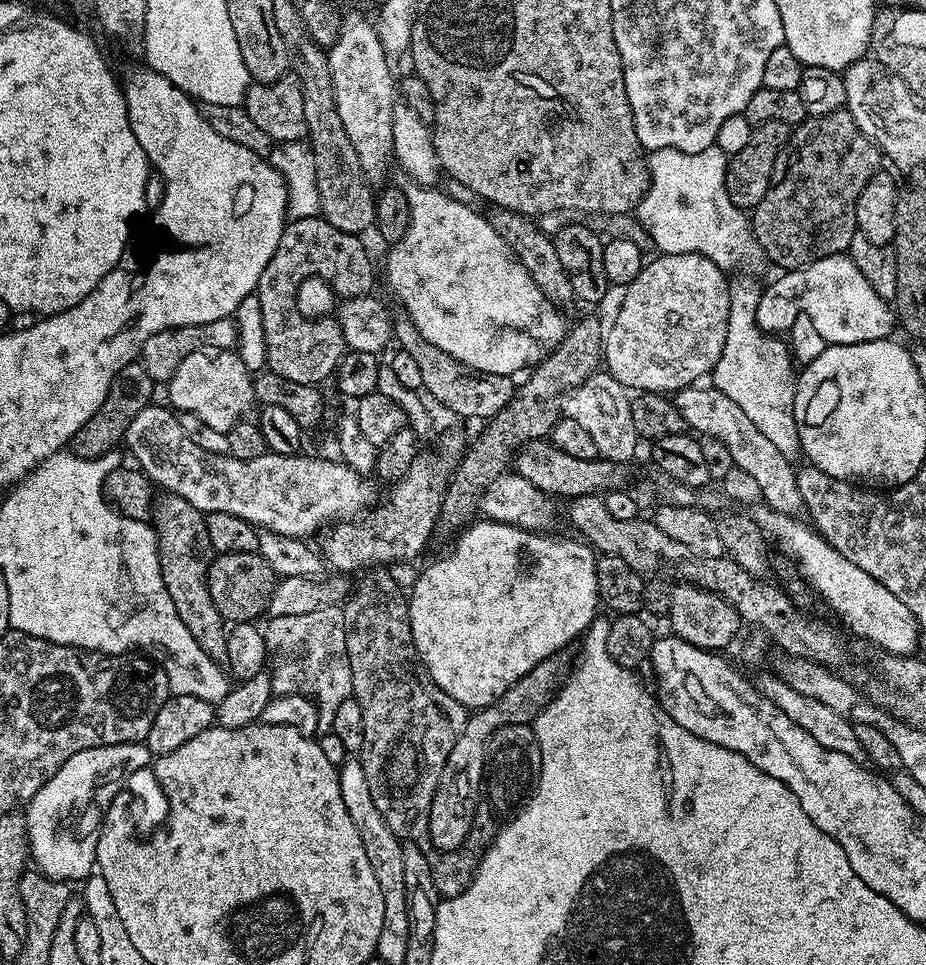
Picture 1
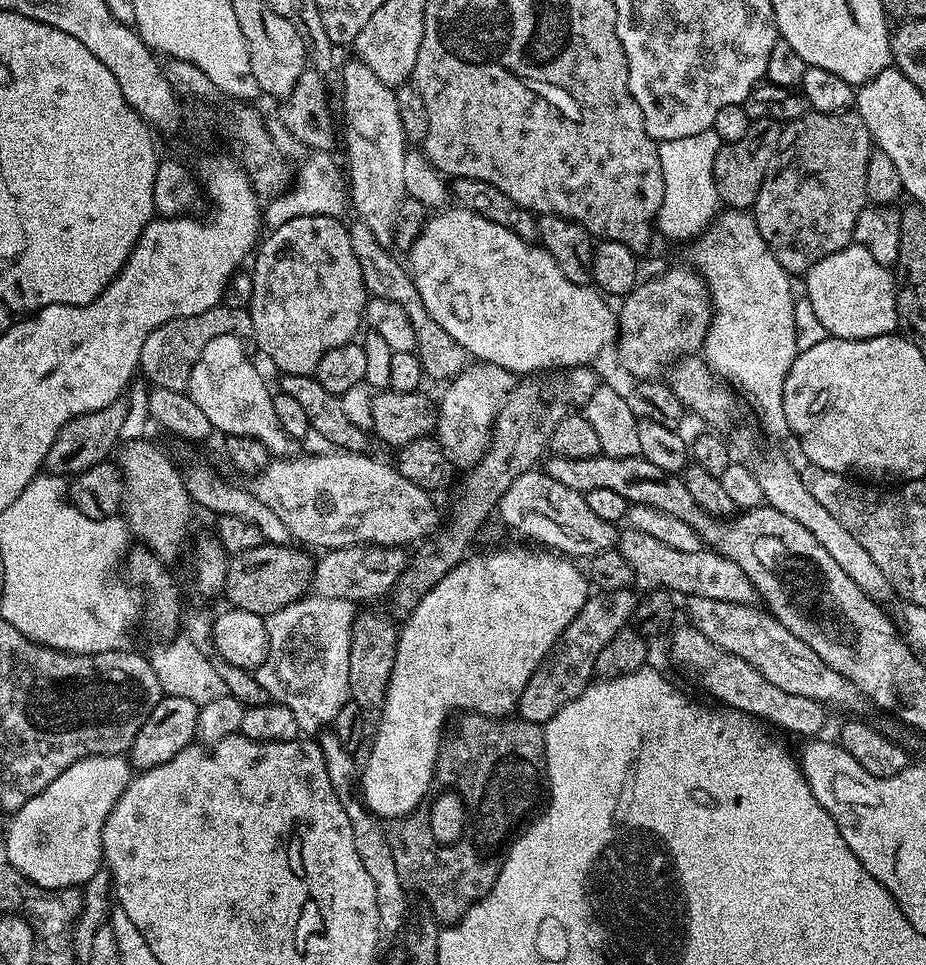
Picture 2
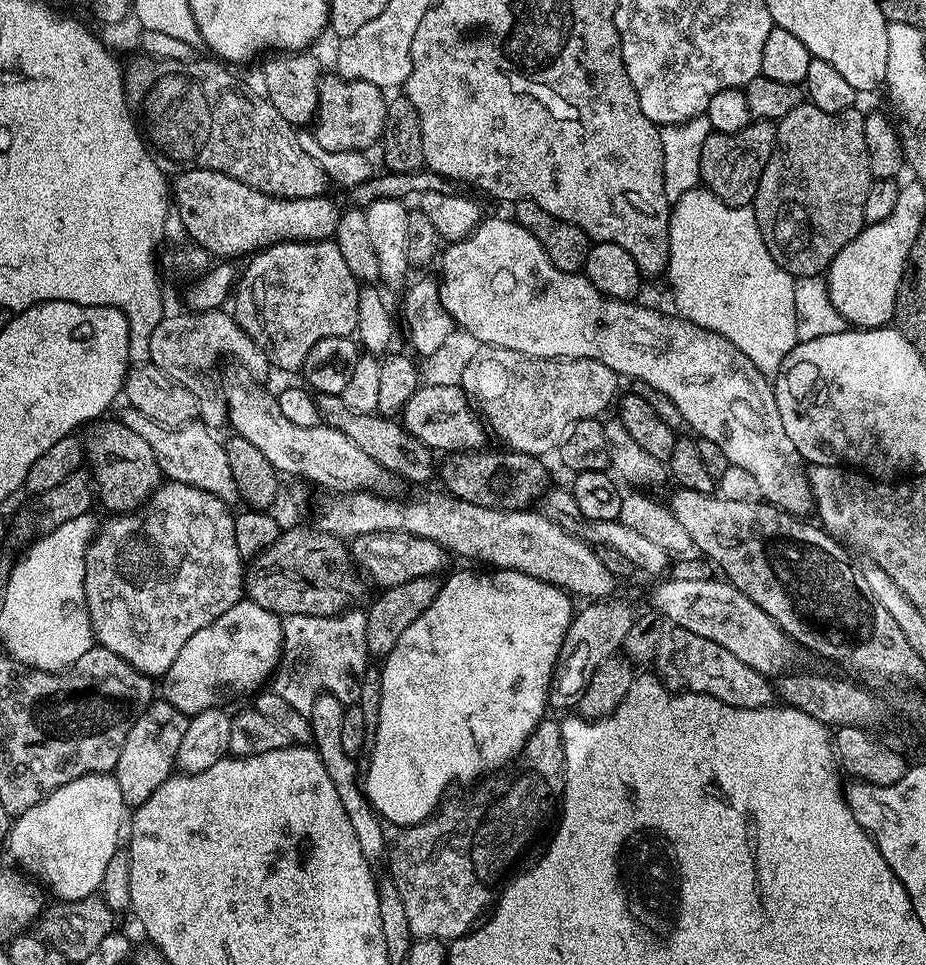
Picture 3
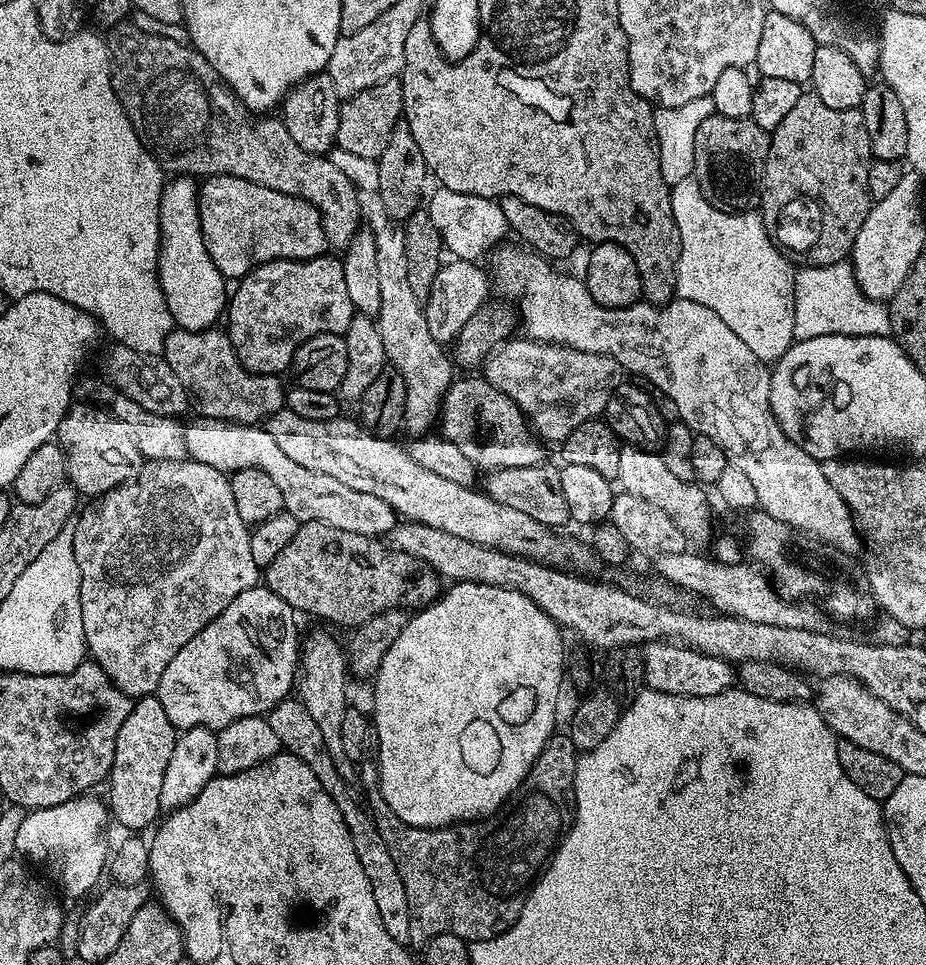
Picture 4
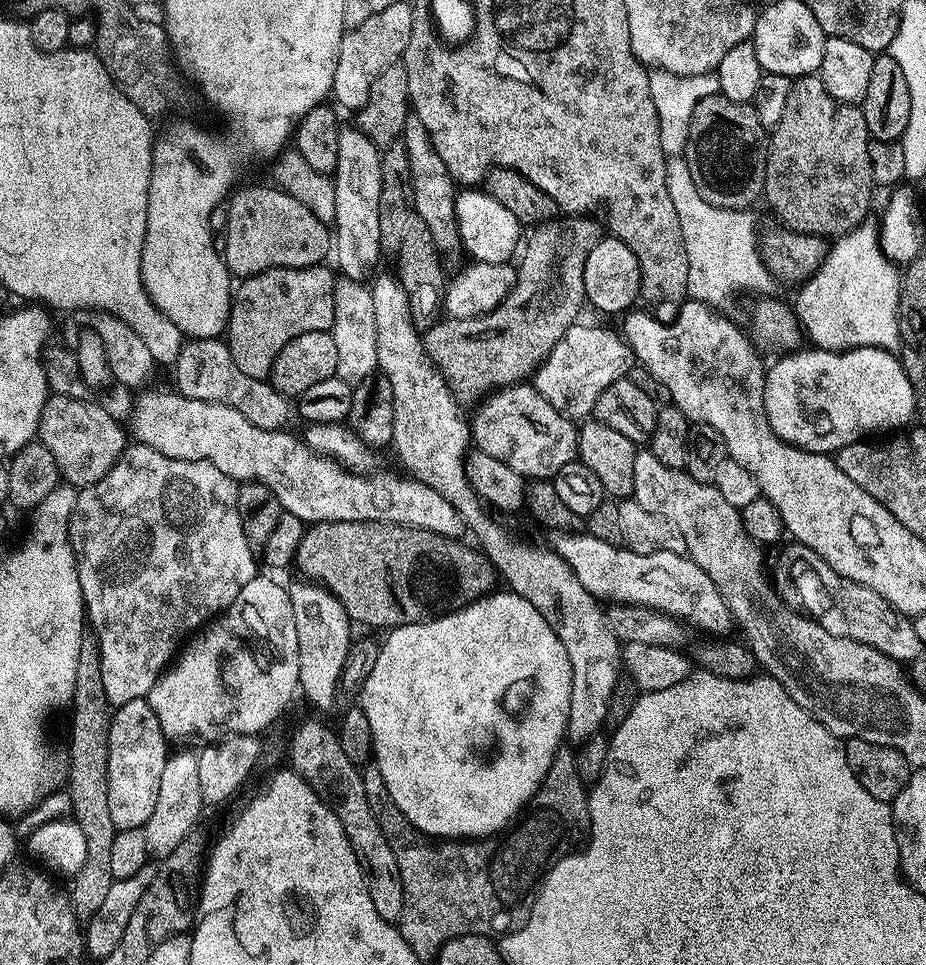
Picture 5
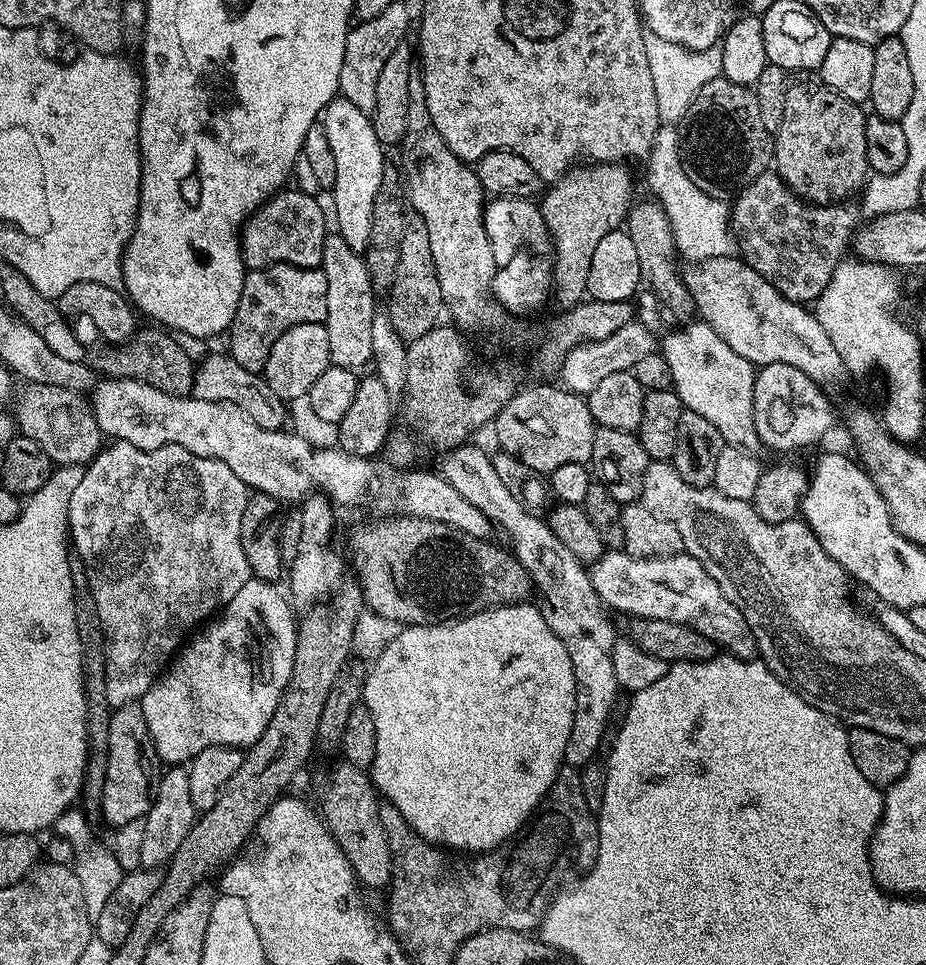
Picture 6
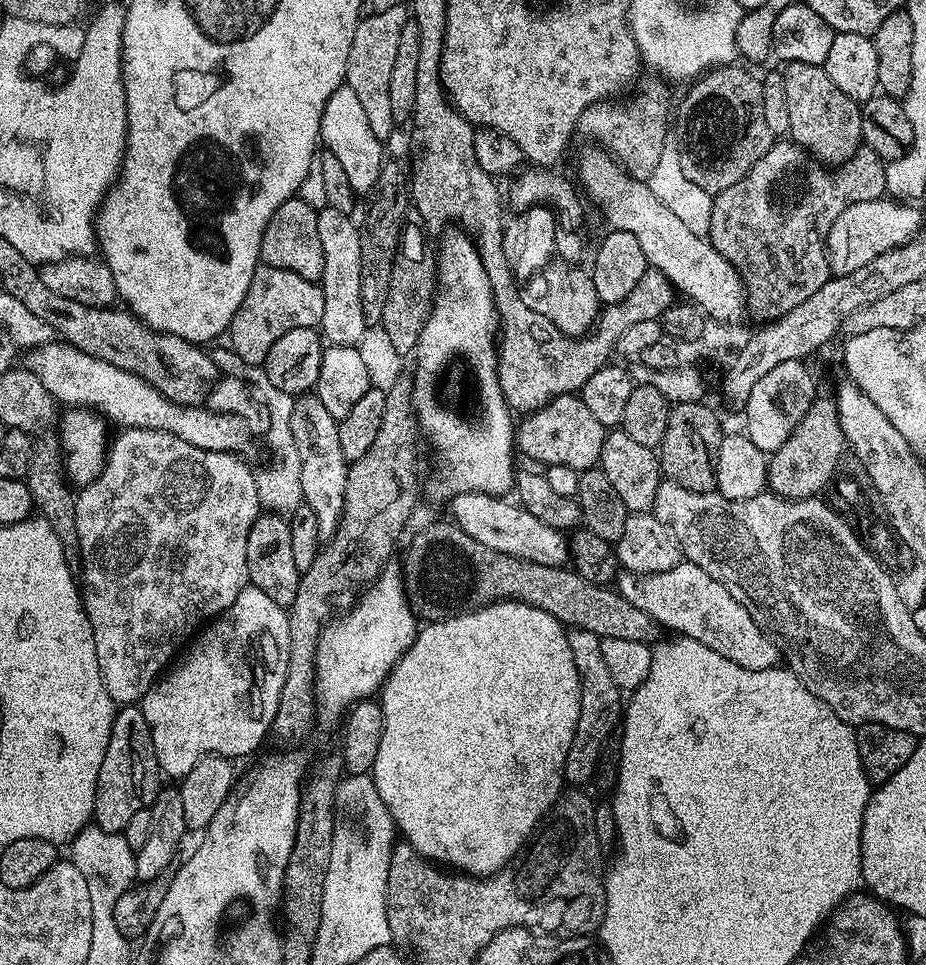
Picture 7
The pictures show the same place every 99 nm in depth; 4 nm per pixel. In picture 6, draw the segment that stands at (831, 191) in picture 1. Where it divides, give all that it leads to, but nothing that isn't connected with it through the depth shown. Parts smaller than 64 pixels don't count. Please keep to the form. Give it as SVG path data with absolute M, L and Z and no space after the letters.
M804 74L788 81L786 110L782 114L782 126L774 134L774 171L796 196L817 206L840 206L847 196L865 187L870 176L868 167L868 143L866 142L865 109L861 105L842 98L816 74Z

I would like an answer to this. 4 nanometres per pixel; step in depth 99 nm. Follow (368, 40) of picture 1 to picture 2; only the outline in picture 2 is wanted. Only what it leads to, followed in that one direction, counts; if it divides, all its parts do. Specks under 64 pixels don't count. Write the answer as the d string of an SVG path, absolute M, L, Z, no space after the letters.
M360 59L352 61L340 72L344 83L344 152L348 155L346 165L347 187L350 189L350 204L358 215L359 223L370 226L370 234L385 246L393 243L392 231L398 206L404 201L404 171L409 145L404 138L402 118L398 118L398 98L393 85L382 82Z

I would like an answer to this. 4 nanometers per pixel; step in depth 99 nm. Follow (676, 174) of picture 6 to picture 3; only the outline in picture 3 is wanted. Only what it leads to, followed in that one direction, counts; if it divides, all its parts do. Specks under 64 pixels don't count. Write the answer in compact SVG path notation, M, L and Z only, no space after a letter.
M703 186L691 188L671 205L668 218L668 271L675 311L692 324L726 338L761 374L775 377L786 354L798 343L796 335L796 280L770 254L752 207L731 208Z

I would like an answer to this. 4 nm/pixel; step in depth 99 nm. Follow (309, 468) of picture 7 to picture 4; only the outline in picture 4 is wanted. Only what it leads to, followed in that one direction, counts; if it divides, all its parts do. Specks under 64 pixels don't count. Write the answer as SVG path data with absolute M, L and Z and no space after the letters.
M316 632L309 640L305 639L302 644L302 671L298 676L298 698L310 710L318 730L322 730L322 739L326 742L326 750L330 752L330 758L338 770L338 774L346 782L352 782L357 779L357 765L350 758L346 758L346 750L342 750L342 718L350 706L348 700L348 680L350 681L350 672L346 667L346 652L334 637L328 632Z

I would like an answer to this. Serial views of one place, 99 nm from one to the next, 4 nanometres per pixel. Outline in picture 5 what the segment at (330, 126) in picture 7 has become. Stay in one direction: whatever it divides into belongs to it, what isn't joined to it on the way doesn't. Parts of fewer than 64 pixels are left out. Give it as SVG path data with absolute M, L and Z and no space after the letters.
M355 126L341 127L338 134L338 162L334 173L334 260L336 256L335 267L345 280L367 281L377 271L375 268L382 259L378 234L378 198L382 194L381 155L381 149L370 142L365 132Z

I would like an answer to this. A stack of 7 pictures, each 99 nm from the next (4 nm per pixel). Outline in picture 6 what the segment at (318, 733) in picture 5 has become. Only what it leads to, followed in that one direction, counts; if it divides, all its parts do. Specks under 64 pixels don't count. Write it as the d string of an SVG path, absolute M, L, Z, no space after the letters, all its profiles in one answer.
M340 762L328 780L329 784L320 792L318 803L324 823L332 831L344 857L351 862L357 881L370 888L387 889L392 883L392 855L386 842L386 830L382 830L380 821L378 792L369 773L353 764Z

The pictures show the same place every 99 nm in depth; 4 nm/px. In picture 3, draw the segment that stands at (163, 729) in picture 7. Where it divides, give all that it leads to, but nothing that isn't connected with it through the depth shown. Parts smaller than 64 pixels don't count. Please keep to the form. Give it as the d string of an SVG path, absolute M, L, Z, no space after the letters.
M250 599L238 601L222 618L214 618L210 626L202 626L174 658L174 666L162 678L163 699L181 708L191 718L202 710L215 708L227 692L255 693L271 681L283 646L281 617L262 610Z

